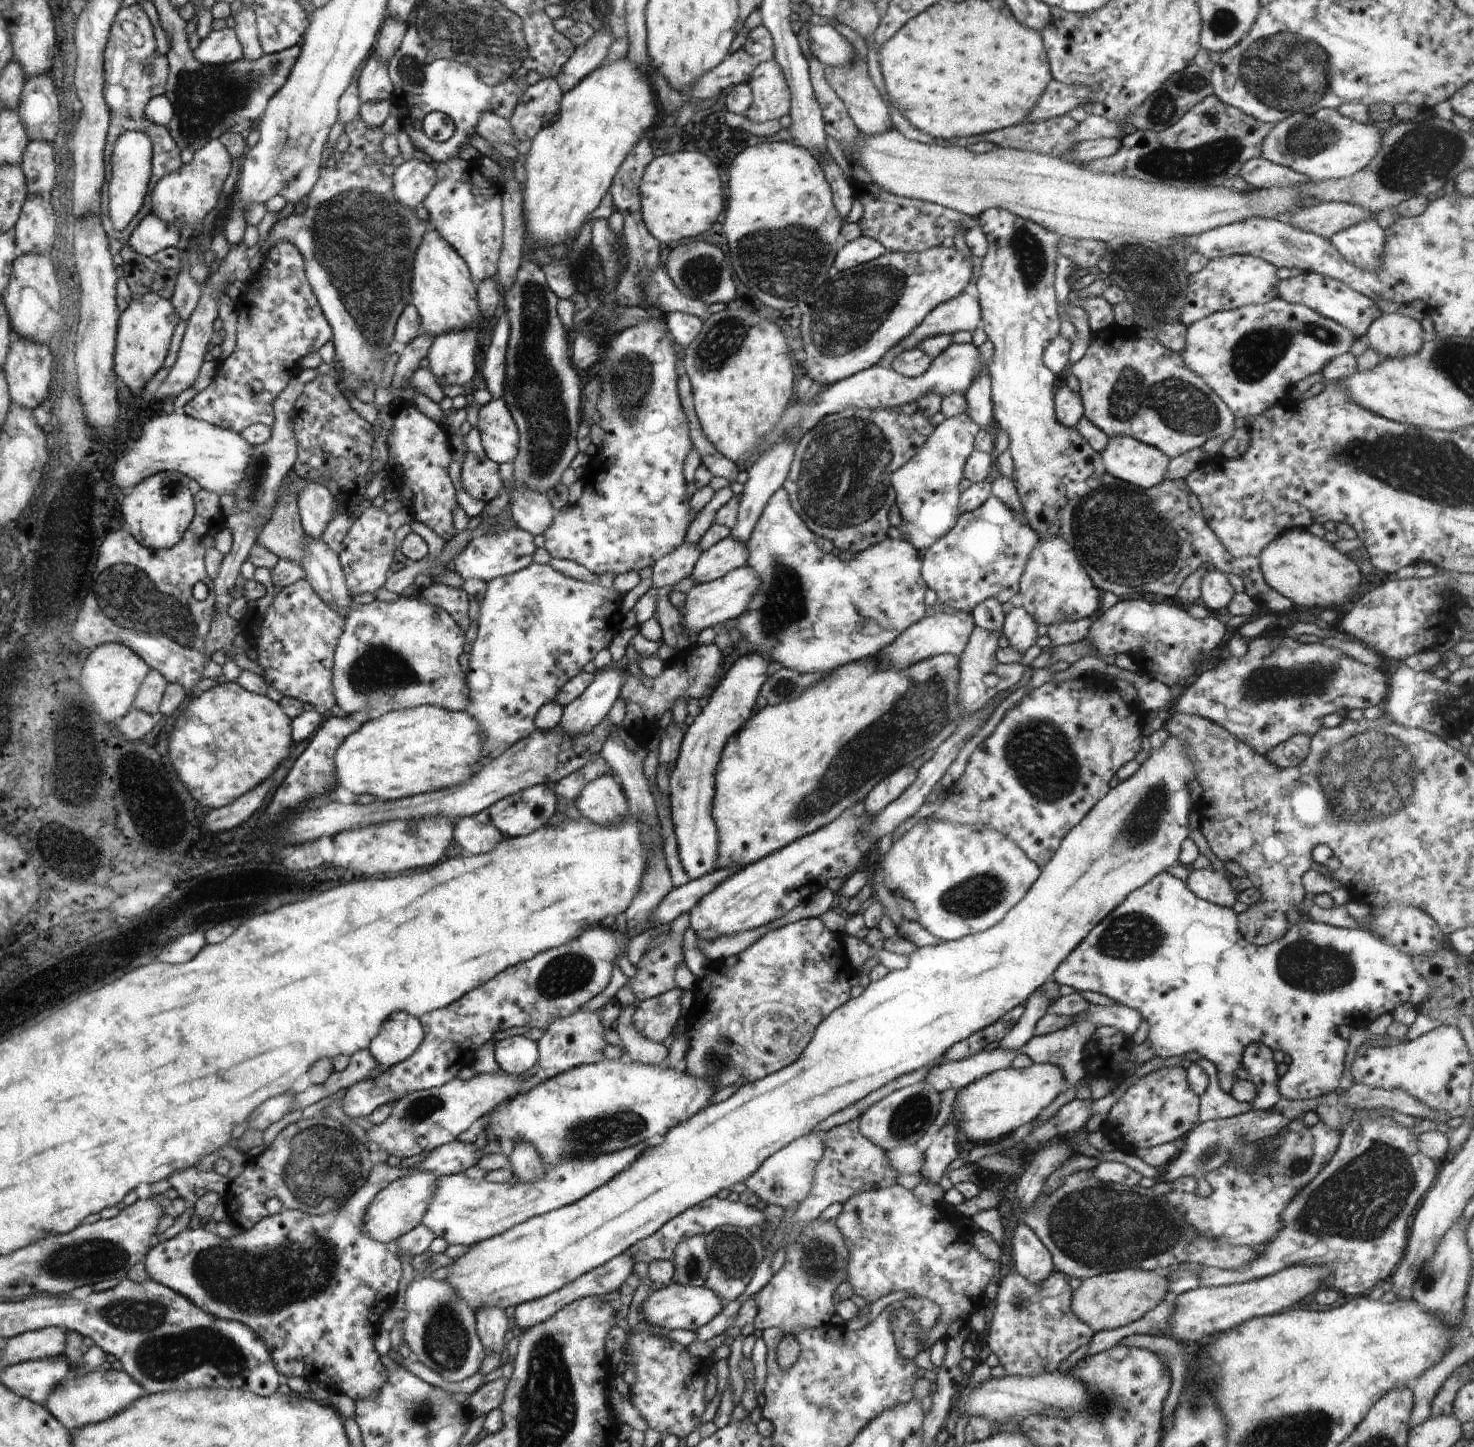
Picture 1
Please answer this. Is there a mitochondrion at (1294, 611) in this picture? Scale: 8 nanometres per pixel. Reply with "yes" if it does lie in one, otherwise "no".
no

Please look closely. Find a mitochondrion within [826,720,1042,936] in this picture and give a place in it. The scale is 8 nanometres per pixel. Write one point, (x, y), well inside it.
(976, 895)

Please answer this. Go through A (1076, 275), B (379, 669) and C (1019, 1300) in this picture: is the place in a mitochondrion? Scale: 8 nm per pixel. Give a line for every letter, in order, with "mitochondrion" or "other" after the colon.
A: other
B: mitochondrion
C: mitochondrion

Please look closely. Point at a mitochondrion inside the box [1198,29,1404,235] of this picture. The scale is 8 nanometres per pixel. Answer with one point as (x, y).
(1313, 136)

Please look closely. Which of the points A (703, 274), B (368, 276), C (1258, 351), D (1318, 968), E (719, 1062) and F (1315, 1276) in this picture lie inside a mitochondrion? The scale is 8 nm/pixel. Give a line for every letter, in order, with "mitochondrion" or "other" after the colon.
A: mitochondrion
B: mitochondrion
C: mitochondrion
D: mitochondrion
E: mitochondrion
F: other

